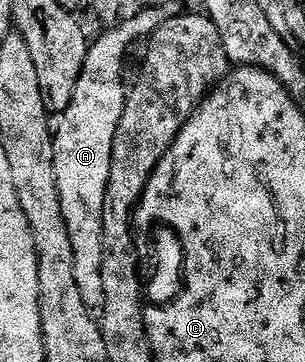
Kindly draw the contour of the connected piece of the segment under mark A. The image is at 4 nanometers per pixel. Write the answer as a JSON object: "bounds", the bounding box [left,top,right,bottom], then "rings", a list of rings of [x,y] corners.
{"bounds":[53,18,139,312],"rings":[[[126,18],[104,29],[104,34],[88,45],[73,100],[58,119],[59,126],[57,122],[53,134],[57,192],[61,196],[61,216],[65,216],[69,244],[73,244],[73,272],[77,276],[77,288],[81,288],[81,296],[92,312],[102,311],[105,300],[105,287],[101,284],[101,212],[105,212],[113,136],[117,136],[117,124],[121,124],[121,112],[127,103],[123,65],[127,62],[127,46],[139,38],[138,20]]]}

